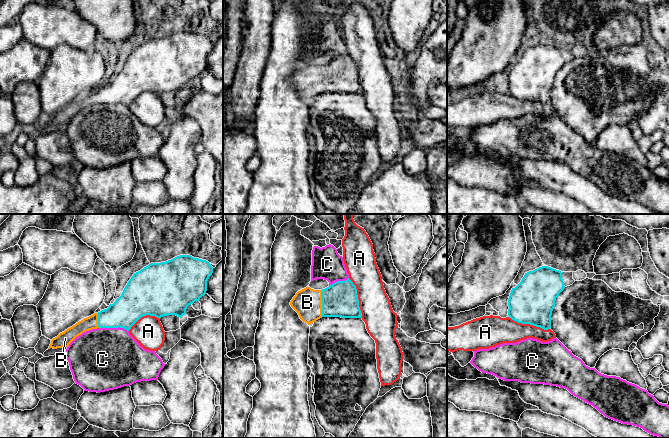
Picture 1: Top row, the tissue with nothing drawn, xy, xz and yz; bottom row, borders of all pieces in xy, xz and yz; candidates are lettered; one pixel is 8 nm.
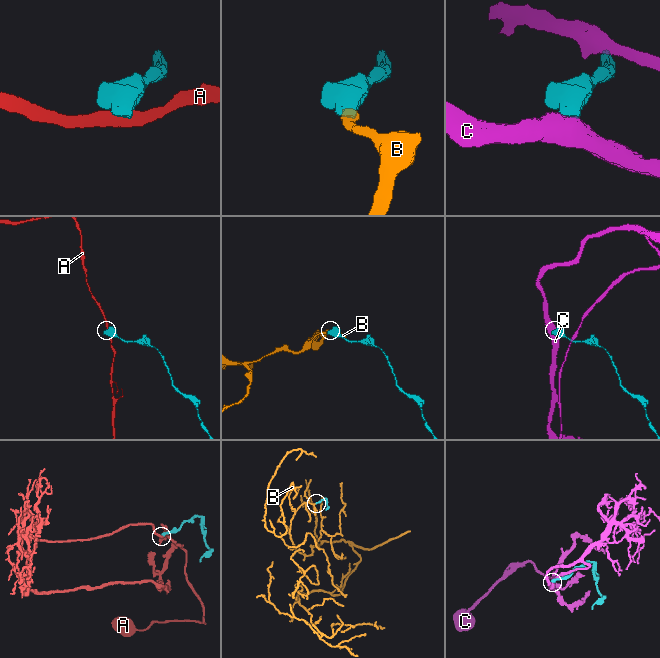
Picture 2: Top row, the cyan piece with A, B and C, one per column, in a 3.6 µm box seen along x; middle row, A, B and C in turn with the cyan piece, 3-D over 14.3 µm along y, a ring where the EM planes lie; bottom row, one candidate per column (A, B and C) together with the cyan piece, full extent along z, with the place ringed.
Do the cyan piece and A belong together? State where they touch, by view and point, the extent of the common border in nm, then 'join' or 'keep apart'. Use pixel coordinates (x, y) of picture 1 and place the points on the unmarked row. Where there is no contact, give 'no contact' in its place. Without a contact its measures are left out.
contact yz (529, 99); length 340 nm; keep apart

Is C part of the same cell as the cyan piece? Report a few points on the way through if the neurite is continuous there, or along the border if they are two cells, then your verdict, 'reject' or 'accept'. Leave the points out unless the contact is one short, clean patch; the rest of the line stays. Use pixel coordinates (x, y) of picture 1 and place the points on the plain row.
along xy (99, 103), (123, 103), (128, 107) | reject

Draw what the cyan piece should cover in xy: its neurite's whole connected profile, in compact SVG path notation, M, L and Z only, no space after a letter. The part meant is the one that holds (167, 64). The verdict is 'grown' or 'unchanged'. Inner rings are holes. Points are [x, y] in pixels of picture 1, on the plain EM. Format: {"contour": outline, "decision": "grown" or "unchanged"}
{"contour": "M180 31L166 38L151 39L133 50L121 72L113 80L60 109L51 116L48 125L68 123L76 113L92 105L120 103L129 107L141 93L146 91L159 95L167 91L181 94L186 90L189 81L199 77L206 70L207 57L212 49L213 43L208 37L190 31Z", "decision": "grown"}

